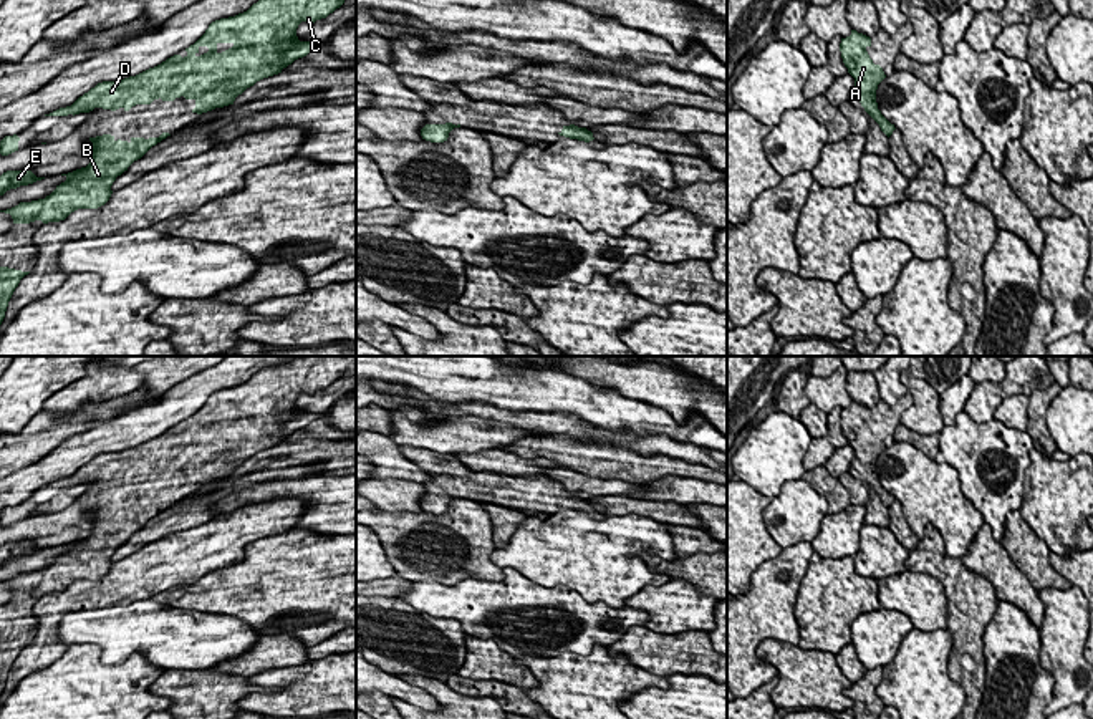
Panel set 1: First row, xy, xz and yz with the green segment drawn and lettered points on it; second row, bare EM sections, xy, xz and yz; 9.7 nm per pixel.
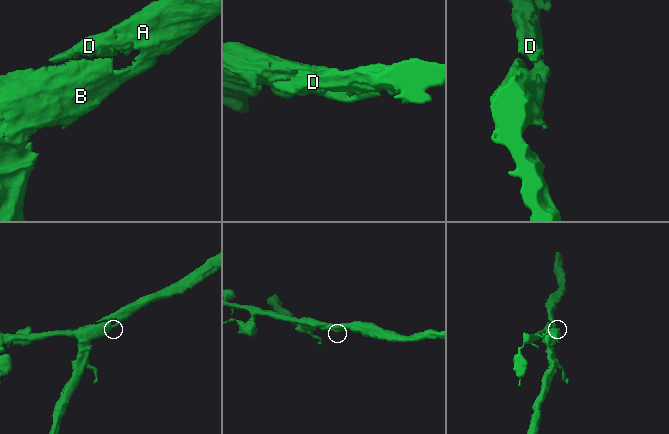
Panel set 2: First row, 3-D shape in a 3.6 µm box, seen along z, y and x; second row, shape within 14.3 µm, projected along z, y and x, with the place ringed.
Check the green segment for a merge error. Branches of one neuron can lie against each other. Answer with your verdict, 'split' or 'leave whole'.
leave whole

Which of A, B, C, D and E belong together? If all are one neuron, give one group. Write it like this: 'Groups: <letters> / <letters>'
Groups: A B C D E

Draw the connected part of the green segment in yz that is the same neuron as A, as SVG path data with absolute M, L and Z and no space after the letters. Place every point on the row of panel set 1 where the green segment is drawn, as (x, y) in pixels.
M851 30L850 36L841 38L840 51L848 73L855 78L851 94L889 138L896 128L881 114L876 103L878 84L886 78L886 75L883 68L874 65L869 58L866 51L868 46L871 46L871 38Z

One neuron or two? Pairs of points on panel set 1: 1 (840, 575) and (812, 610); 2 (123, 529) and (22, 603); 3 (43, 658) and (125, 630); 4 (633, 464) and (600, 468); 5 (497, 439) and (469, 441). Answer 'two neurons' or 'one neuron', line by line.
1: one neuron
2: one neuron
3: two neurons
4: one neuron
5: one neuron

